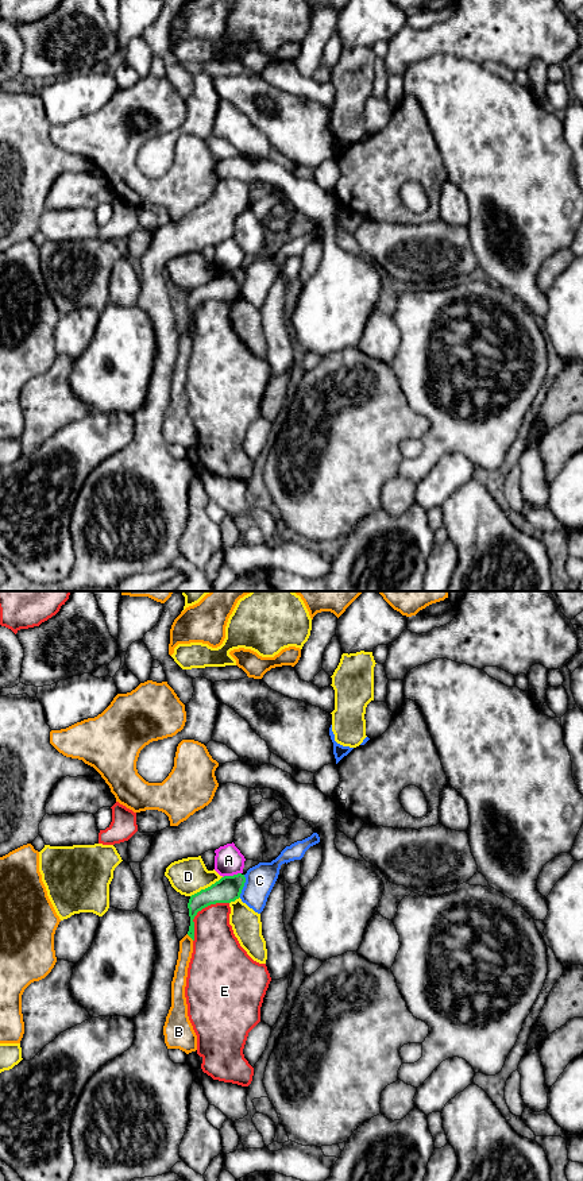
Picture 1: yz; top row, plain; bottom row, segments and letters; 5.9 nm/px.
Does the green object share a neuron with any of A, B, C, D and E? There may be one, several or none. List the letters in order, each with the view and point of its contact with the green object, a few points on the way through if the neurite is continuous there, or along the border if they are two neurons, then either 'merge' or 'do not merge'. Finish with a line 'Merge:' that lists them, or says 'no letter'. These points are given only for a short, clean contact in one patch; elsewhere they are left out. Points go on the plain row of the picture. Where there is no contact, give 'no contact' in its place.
A: meets green in yz at (231, 271); border along yz (240, 267), (223, 273); do not merge
B: meets green in yz at (190, 332); do not merge
C: meets green in yz at (243, 281); border along yz (244, 270), (244, 281), (239, 292); do not merge
D: meets green in yz at (205, 284); do not merge
E: meets green in yz at (199, 305); do not merge
Merge: no letter

